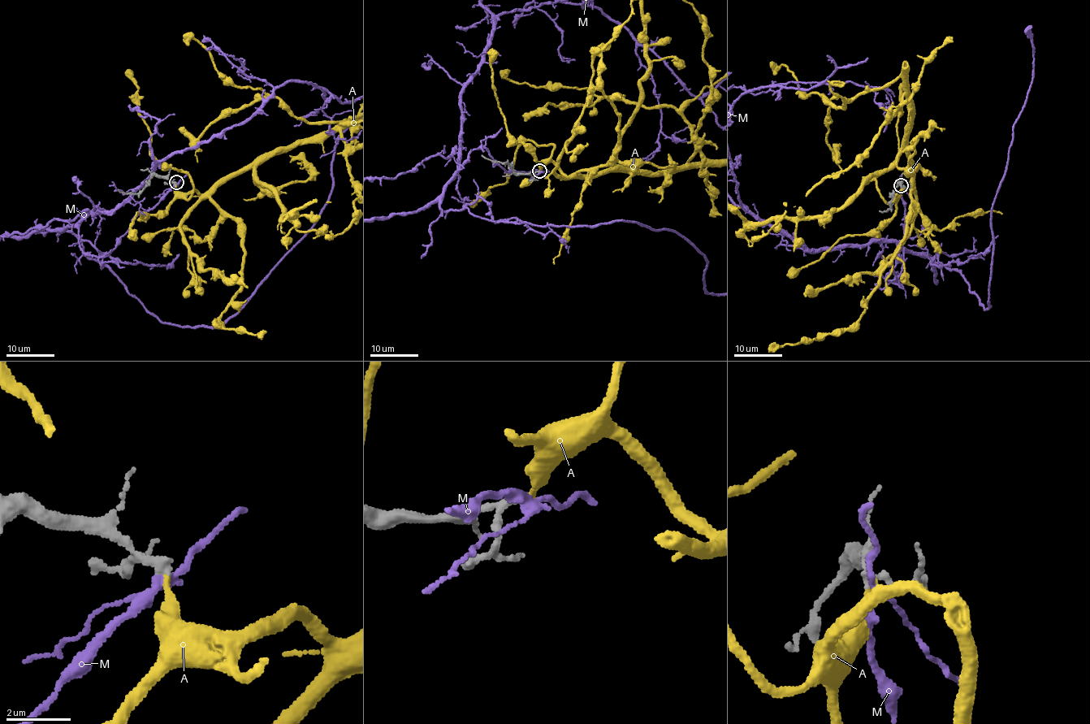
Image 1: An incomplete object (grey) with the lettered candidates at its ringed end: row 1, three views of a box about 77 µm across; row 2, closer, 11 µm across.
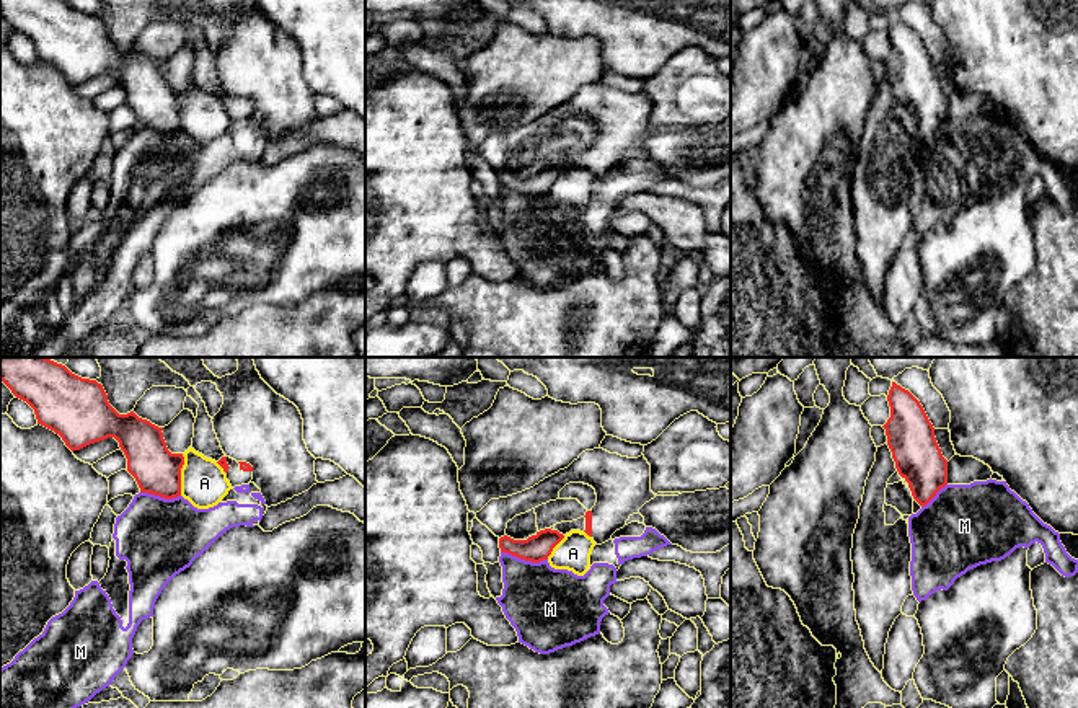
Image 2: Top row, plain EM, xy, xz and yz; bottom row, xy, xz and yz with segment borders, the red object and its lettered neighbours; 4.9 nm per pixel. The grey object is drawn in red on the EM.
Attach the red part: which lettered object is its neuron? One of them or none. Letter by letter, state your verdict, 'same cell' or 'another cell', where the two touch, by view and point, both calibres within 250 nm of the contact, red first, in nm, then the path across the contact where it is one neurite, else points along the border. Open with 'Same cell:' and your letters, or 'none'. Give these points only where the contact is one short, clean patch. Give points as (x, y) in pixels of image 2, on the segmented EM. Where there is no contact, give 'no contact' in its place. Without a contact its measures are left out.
Same cell: none
A: another cell; contact xy (180, 475); calibres 220 and 220 nm; border xy (183, 454), (180, 495)
M: another cell; contact xz (524, 558); calibres 140 and 360 nm; border xz (501, 550), (532, 561), (547, 560)

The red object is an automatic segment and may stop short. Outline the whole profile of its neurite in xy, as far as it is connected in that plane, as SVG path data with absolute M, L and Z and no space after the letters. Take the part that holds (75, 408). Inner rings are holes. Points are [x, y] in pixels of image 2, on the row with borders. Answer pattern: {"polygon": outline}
{"polygon": "M0 357L0 380L26 401L38 424L54 431L73 452L114 437L140 493L181 496L183 454L171 454L163 427L134 411L119 414L101 383L72 374L47 357Z"}

